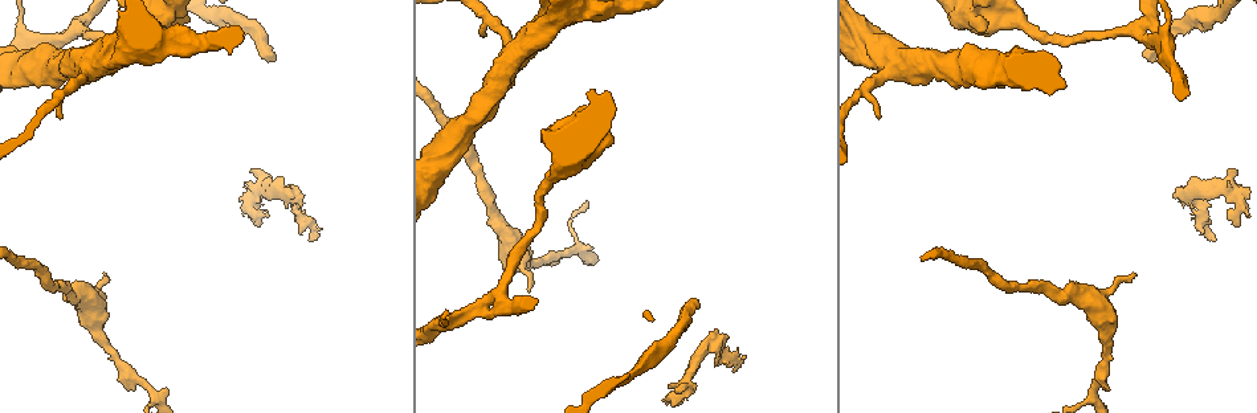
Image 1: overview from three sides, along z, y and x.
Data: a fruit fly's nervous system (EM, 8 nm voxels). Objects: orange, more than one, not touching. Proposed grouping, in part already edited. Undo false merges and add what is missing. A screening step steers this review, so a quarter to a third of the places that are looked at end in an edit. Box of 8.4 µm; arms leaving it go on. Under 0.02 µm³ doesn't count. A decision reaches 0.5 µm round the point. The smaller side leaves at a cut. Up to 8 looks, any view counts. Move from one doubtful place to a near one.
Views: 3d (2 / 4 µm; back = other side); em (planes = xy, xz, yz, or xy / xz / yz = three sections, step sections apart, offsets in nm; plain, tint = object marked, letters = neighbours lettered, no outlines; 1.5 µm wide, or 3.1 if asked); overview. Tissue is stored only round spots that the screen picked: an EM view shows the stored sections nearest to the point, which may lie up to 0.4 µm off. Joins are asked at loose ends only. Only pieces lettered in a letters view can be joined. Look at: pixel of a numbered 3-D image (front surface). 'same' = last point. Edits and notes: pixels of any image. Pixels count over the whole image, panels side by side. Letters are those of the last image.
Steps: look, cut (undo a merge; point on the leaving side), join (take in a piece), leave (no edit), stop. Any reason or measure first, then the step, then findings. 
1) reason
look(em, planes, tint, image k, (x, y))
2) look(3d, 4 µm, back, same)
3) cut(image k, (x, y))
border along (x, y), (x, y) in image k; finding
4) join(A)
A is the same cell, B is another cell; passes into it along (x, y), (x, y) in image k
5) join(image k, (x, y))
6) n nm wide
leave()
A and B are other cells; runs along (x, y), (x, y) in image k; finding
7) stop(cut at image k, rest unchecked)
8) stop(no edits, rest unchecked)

sharp bend
look(em, 3.1 µm, xy, step 8, tint, image 1, (1238, 193))

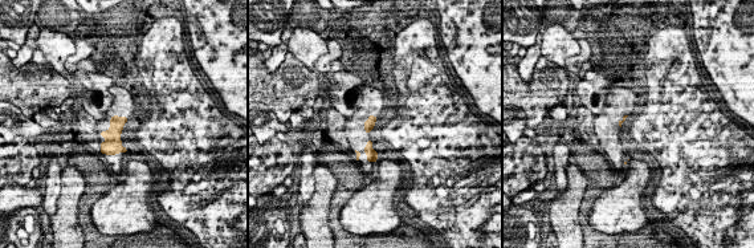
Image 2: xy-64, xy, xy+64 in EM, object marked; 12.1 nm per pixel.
look(em, 3.1 µm, planes, letters, same)

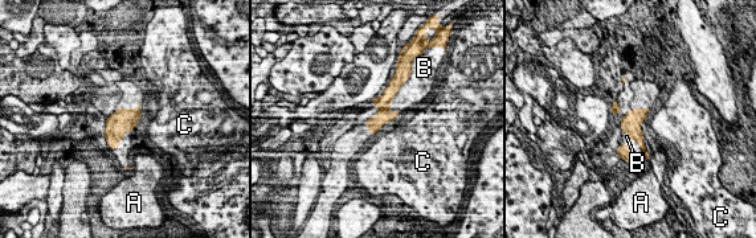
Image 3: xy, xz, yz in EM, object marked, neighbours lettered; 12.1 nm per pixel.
leave()
A, B and C are other cells; runs along (392, 83), (384, 114), (372, 130) in image 3; continuous, no second neuron

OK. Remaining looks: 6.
three-way junction
look(3d, 2 µm, image 1, (1137, 32))

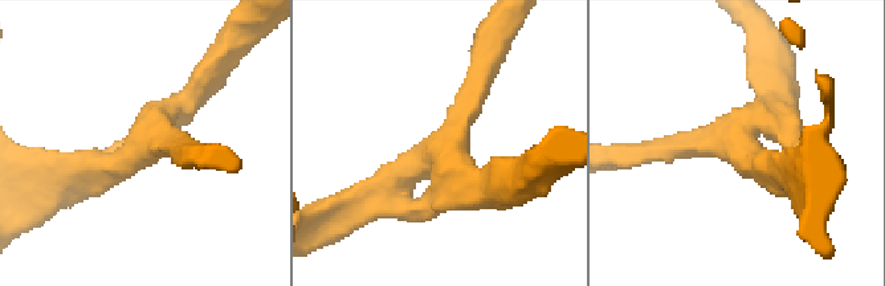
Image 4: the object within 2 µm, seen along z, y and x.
look(em, planes, letters, image 4, (444, 150))

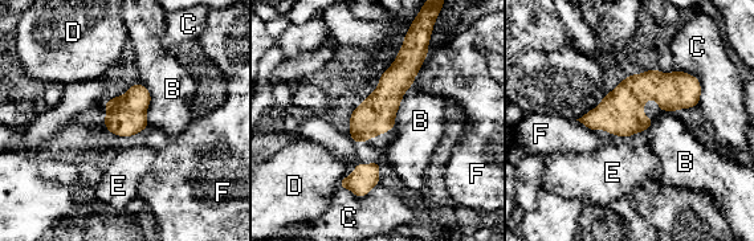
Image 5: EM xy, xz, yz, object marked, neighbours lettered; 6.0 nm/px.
240 nm wide
leave()
B, C, D, E and F are other cells; border along (139, 81), (150, 94), (149, 125) in image 5; all the same neuron

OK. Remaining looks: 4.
an open end
look(em, 3.1 µm, planes, plain, image 1, (275, 56))

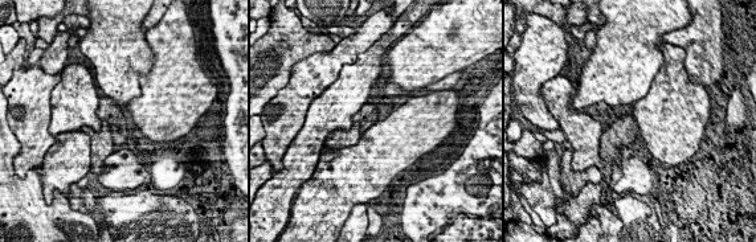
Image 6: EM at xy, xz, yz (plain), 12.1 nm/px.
look(em, 3.1 µm, planes, letters, same)

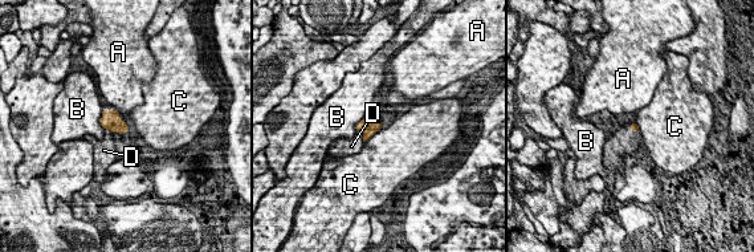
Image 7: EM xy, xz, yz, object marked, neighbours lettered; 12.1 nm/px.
leave()
A, B, C and D are other cells; no lettered piece goes on from it

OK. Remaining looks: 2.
stop(no edits, rest unchecked)

